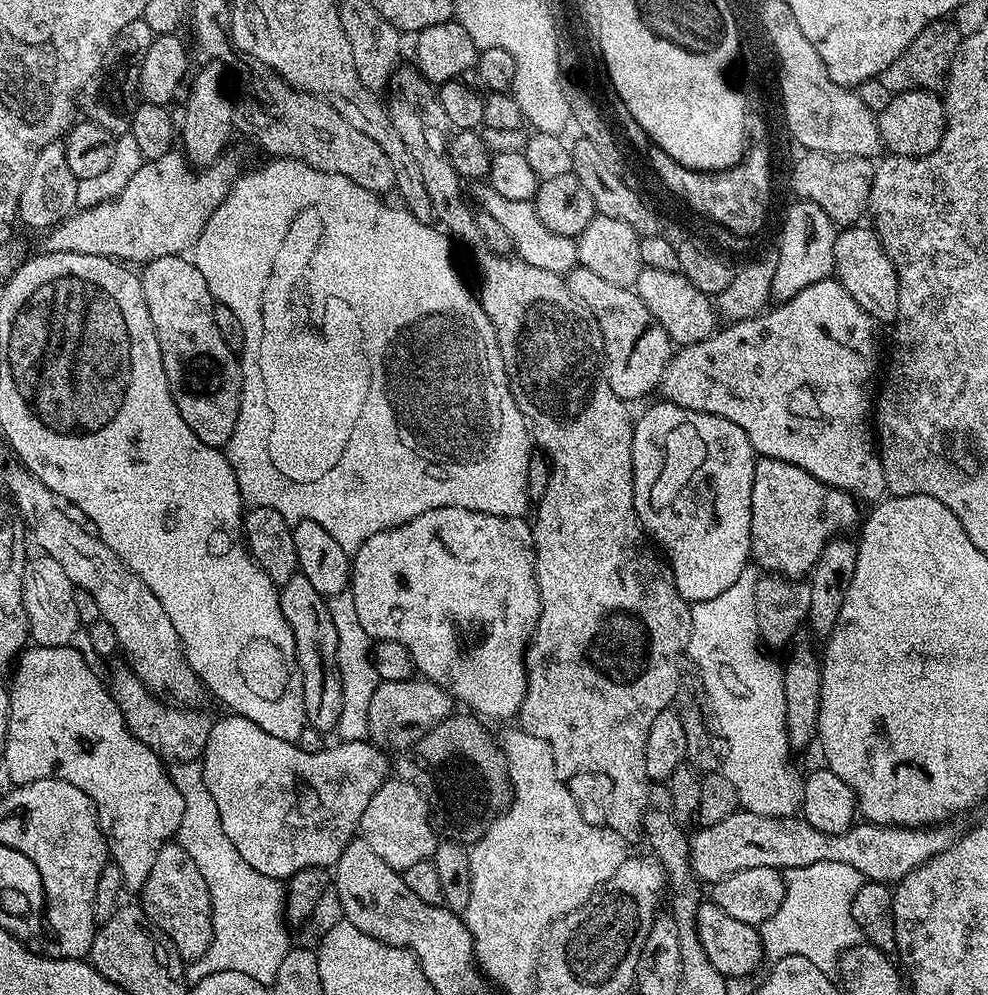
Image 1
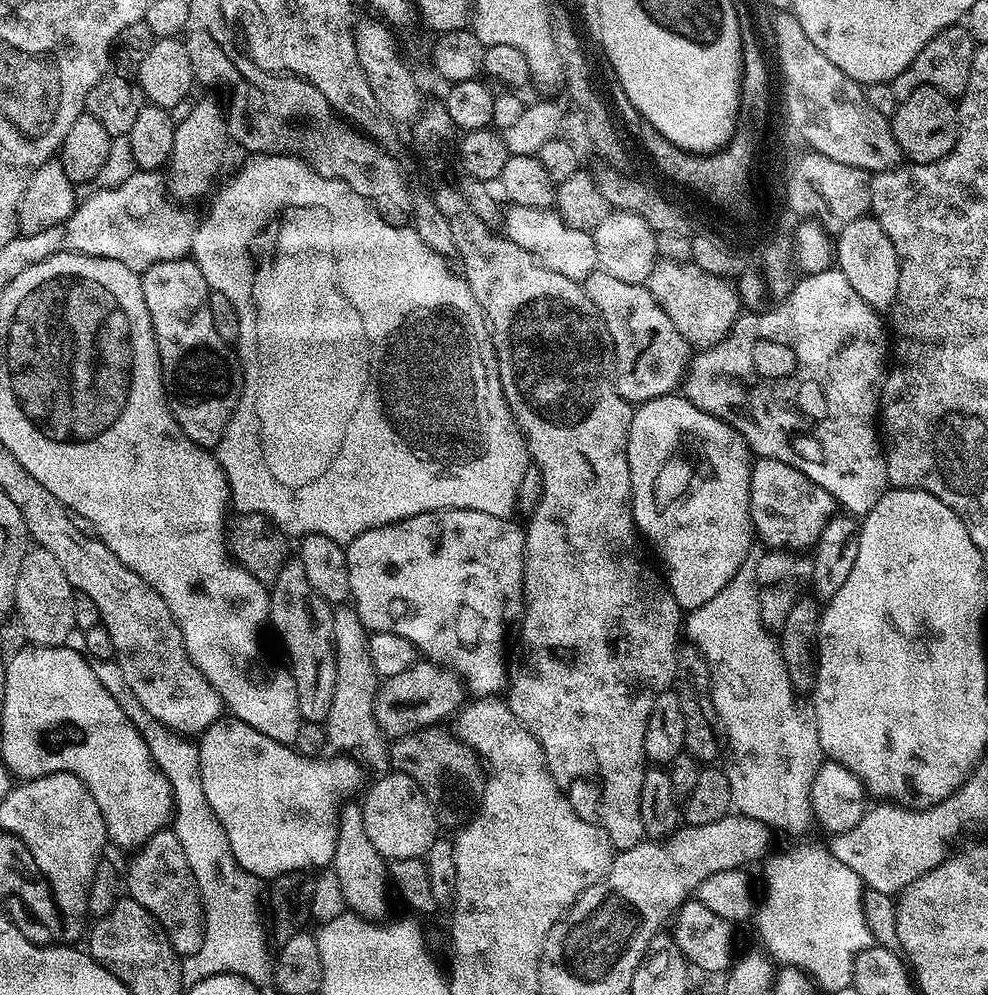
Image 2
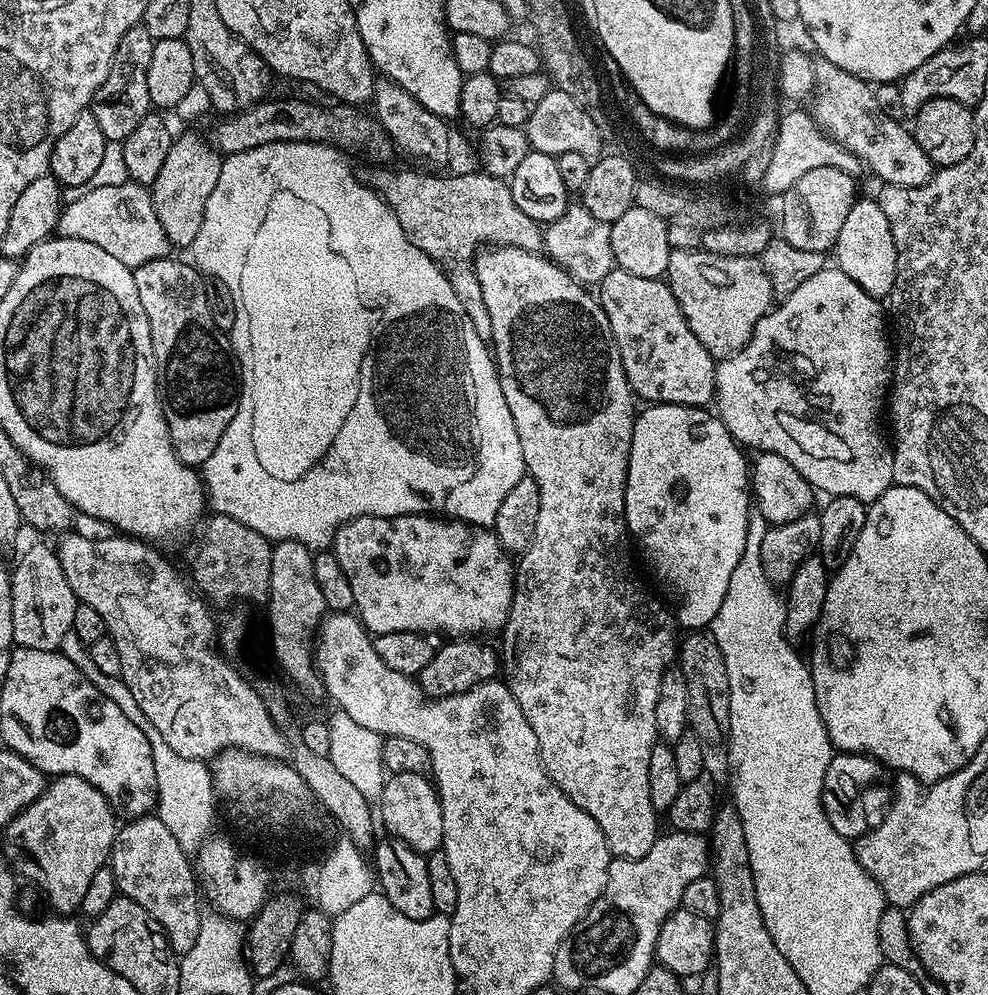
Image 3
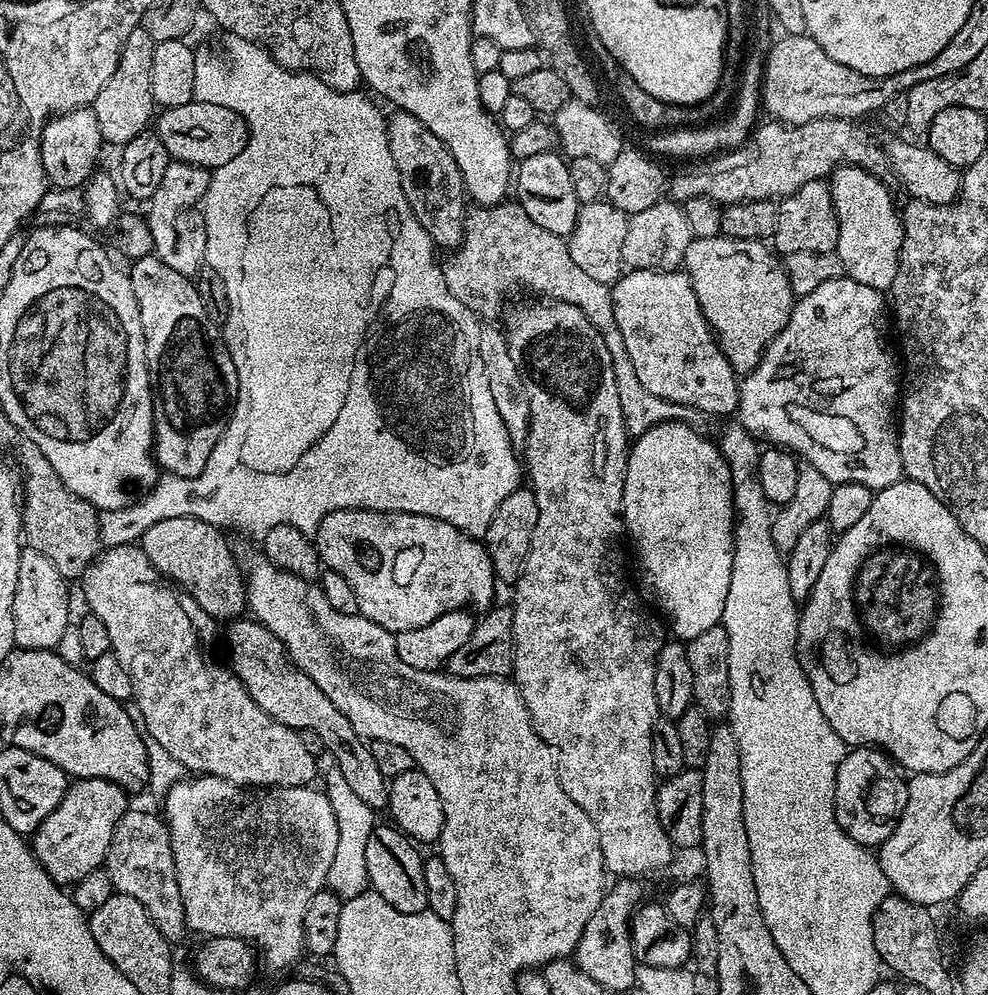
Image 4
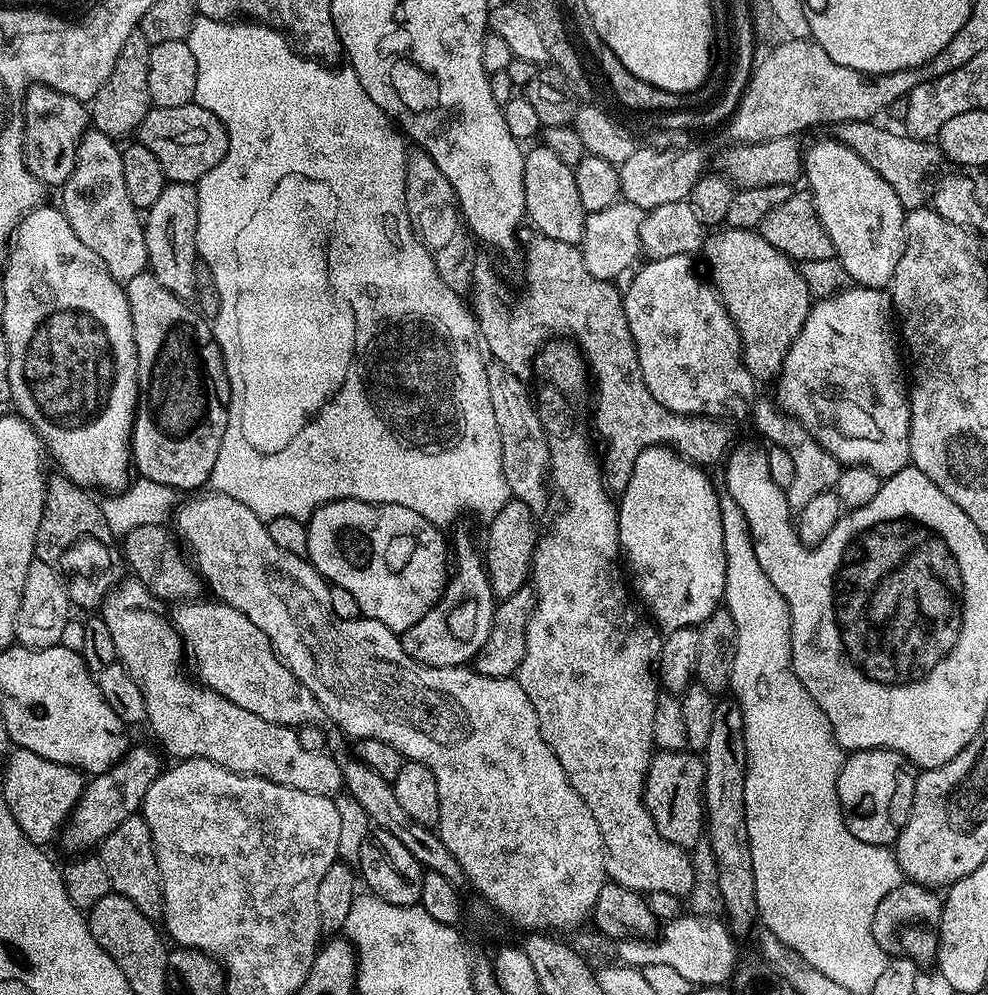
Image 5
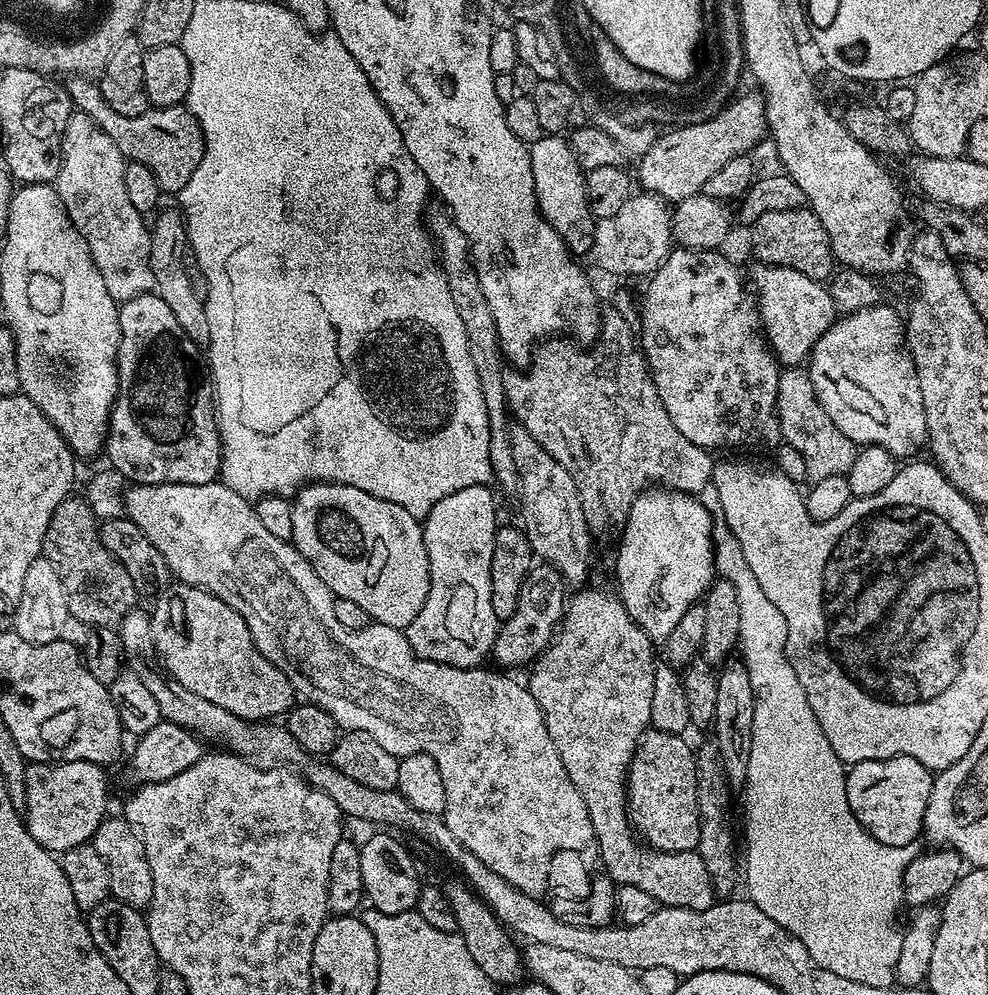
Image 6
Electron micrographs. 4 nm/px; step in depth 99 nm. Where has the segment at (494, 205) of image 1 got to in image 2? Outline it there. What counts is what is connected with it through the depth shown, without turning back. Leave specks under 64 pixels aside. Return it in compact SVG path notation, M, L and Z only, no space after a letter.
M513 204L505 207L503 214L503 235L510 242L522 246L522 250L526 250L539 264L546 266L546 270L554 270L554 274L562 274L562 278L577 282L583 282L591 272L597 271L592 232L570 226L560 217L559 211Z

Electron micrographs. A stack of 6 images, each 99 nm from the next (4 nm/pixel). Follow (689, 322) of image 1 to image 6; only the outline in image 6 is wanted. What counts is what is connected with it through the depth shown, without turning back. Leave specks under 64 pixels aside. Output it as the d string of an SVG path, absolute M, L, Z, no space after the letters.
M761 263L755 267L750 284L754 289L754 303L760 314L764 339L781 365L803 365L812 355L812 347L818 338L822 338L822 334L826 334L829 326L838 319L837 306L821 281L798 274L798 270Z

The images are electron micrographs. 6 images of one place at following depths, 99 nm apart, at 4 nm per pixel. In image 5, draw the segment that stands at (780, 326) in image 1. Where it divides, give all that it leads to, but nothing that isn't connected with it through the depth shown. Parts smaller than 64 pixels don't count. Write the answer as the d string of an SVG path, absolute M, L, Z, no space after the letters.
M853 286L844 289L837 296L817 299L808 311L798 338L788 348L775 385L775 399L779 407L799 420L835 460L839 460L844 466L869 468L882 478L898 474L909 467L912 459L912 405L910 392L906 387L906 372L905 369L904 372L900 369L900 356L896 353L892 328L894 332L892 298L883 288Z

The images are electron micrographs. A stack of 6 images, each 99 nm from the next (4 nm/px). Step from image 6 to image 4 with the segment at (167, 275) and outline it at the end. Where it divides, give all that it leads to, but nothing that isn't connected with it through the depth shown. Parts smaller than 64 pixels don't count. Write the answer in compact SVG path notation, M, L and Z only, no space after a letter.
M172 160L166 166L166 175L158 185L158 190L154 190L152 199L146 204L146 219L152 235L152 252L159 260L166 262L170 270L178 270L178 274L183 276L195 277L200 265L205 263L206 222L202 201L209 179L209 169L181 160Z

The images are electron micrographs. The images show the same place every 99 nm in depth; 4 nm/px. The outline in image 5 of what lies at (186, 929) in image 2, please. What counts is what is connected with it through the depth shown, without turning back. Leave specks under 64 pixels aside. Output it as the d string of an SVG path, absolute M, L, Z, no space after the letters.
M143 815L126 818L98 846L98 855L106 874L110 874L112 892L130 898L146 918L159 921L164 914L164 899L158 874L158 862L154 858L154 842L150 838L150 826L146 826Z

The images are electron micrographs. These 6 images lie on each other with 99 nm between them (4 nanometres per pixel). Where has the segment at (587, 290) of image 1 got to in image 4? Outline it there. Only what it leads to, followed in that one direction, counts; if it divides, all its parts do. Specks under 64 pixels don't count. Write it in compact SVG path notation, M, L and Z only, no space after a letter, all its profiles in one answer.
M634 268L625 271L615 284L611 285L612 289L612 305L614 306L614 322L616 328L622 330L622 342L626 342L626 354L630 358L630 362L634 365L634 370L638 374L638 382L642 382L642 386L646 386L646 390L650 390L650 394L654 394L663 400L669 400L675 404L681 404L687 408L697 408L699 412L716 416L728 416L737 411L740 406L740 380L738 373L733 368L732 363L724 357L724 352L720 349L720 343L716 341L716 333L712 331L710 325L706 322L706 318L702 314L702 310L698 306L698 298L694 294L694 288L688 278L688 273L683 270L674 272L662 272L655 268Z

